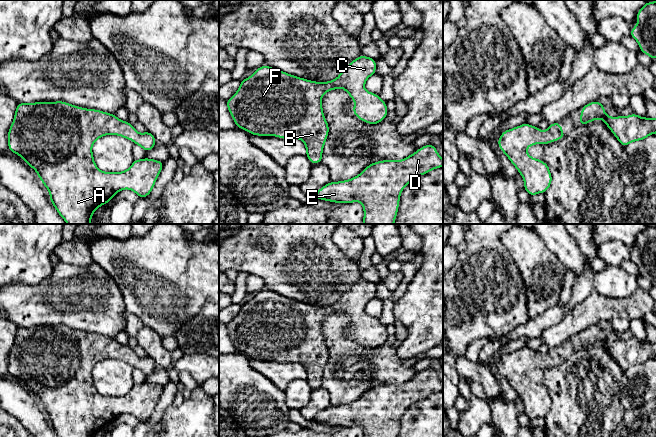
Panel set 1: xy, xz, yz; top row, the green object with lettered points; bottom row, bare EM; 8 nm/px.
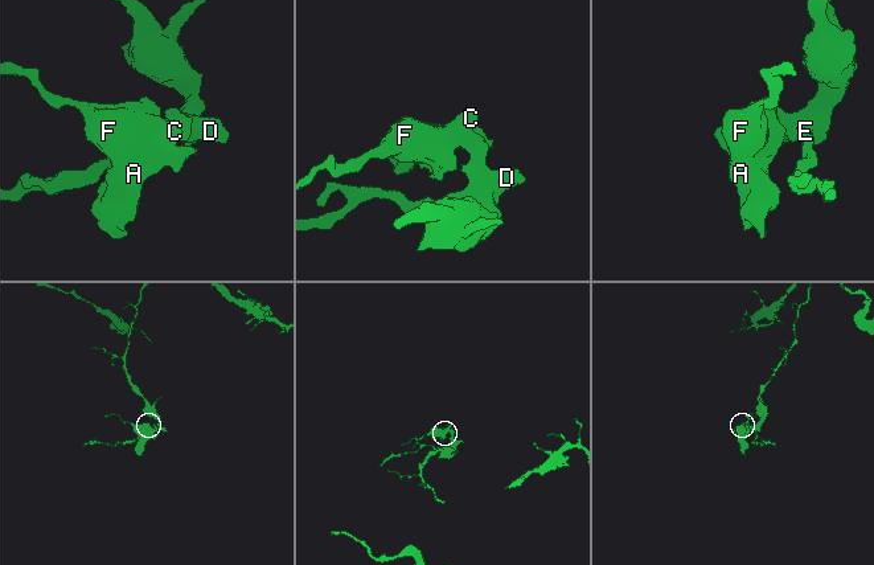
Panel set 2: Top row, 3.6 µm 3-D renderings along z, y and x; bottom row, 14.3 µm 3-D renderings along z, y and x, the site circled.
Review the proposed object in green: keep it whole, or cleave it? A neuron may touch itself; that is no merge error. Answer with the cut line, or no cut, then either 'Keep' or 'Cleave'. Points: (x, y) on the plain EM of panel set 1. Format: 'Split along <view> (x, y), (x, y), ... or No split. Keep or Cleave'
No split. Keep

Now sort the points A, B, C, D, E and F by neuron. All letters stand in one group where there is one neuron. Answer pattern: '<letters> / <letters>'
A B C D E F

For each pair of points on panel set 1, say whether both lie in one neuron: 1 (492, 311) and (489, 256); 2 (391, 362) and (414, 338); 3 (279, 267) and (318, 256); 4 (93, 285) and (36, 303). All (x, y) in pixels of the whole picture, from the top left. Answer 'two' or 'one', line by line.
1: one
2: two
3: one
4: one

